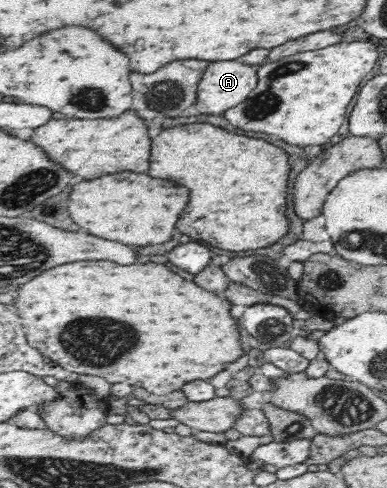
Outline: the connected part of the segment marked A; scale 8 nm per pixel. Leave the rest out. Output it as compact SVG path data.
M237 60L214 62L198 82L195 107L202 114L220 114L244 101L257 84L254 66Z

